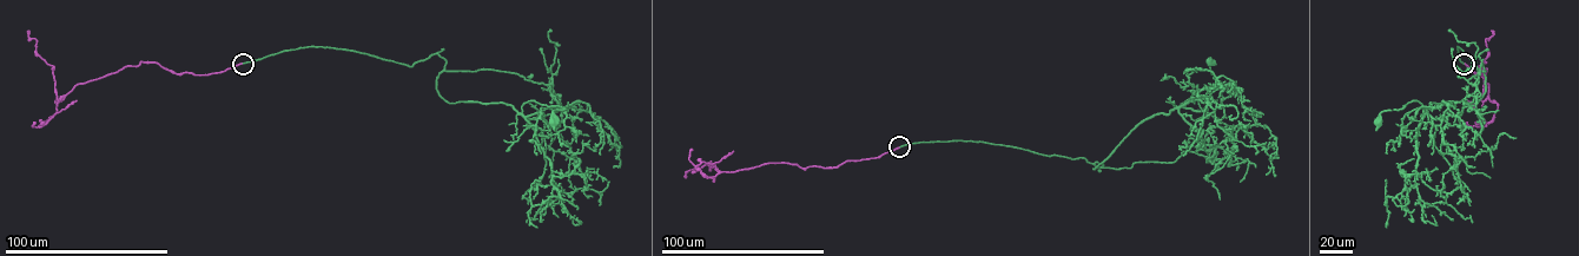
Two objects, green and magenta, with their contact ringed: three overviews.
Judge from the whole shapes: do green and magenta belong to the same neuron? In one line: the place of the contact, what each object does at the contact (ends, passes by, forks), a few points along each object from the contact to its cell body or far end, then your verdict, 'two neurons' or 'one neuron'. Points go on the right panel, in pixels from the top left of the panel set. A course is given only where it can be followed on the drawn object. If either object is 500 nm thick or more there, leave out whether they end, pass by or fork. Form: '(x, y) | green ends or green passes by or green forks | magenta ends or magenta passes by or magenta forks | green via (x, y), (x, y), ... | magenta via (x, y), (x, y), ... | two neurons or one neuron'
(1464, 64) | green ends | magenta ends | green via (1464, 63), (1458, 46), (1474, 66), (1480, 53), (1477, 102), (1431, 103), (1425, 113), (1412, 100), (1379, 120) | magenta via (1464, 63), (1477, 74), (1485, 61), (1484, 102), (1487, 70), (1478, 66), (1491, 31) | one neuron

